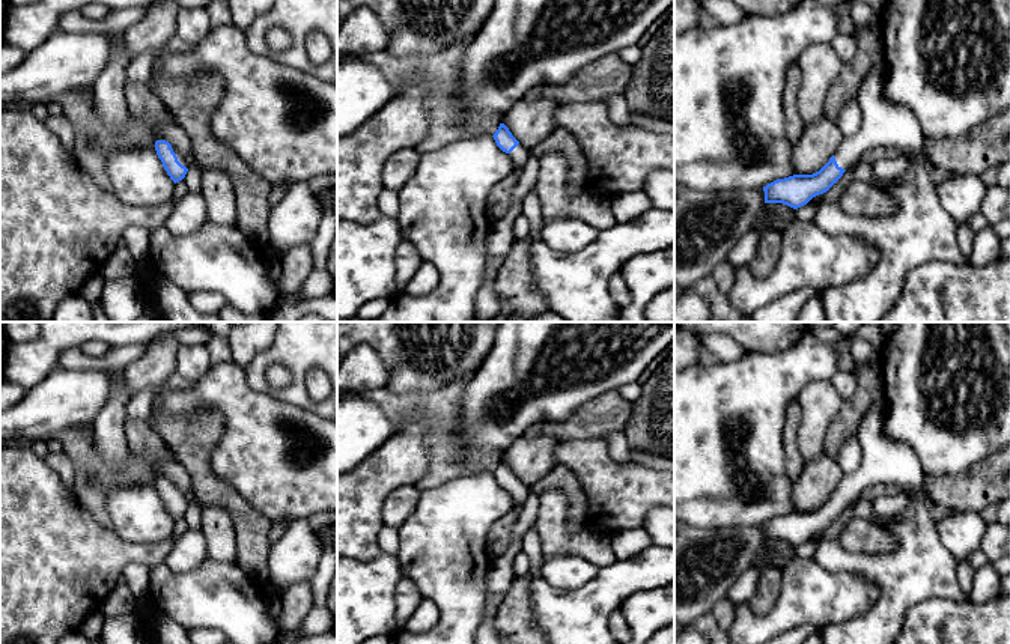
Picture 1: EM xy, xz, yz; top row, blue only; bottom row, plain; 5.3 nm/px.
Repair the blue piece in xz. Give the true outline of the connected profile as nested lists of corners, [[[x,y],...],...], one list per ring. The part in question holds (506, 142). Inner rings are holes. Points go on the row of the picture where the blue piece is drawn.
[[[500,123],[492,137],[497,146],[512,158],[513,169],[522,169],[525,166],[530,149],[521,146],[504,123]]]

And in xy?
[[[157,140],[155,150],[170,179],[175,184],[182,181],[188,172],[188,164],[185,156],[166,140]]]

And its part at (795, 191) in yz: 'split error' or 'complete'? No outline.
split error

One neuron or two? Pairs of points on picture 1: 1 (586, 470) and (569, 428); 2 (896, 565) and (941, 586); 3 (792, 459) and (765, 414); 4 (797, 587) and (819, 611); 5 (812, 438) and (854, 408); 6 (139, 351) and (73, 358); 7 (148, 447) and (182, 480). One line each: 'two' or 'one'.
1: two
2: one
3: two
4: one
5: two
6: one
7: one

